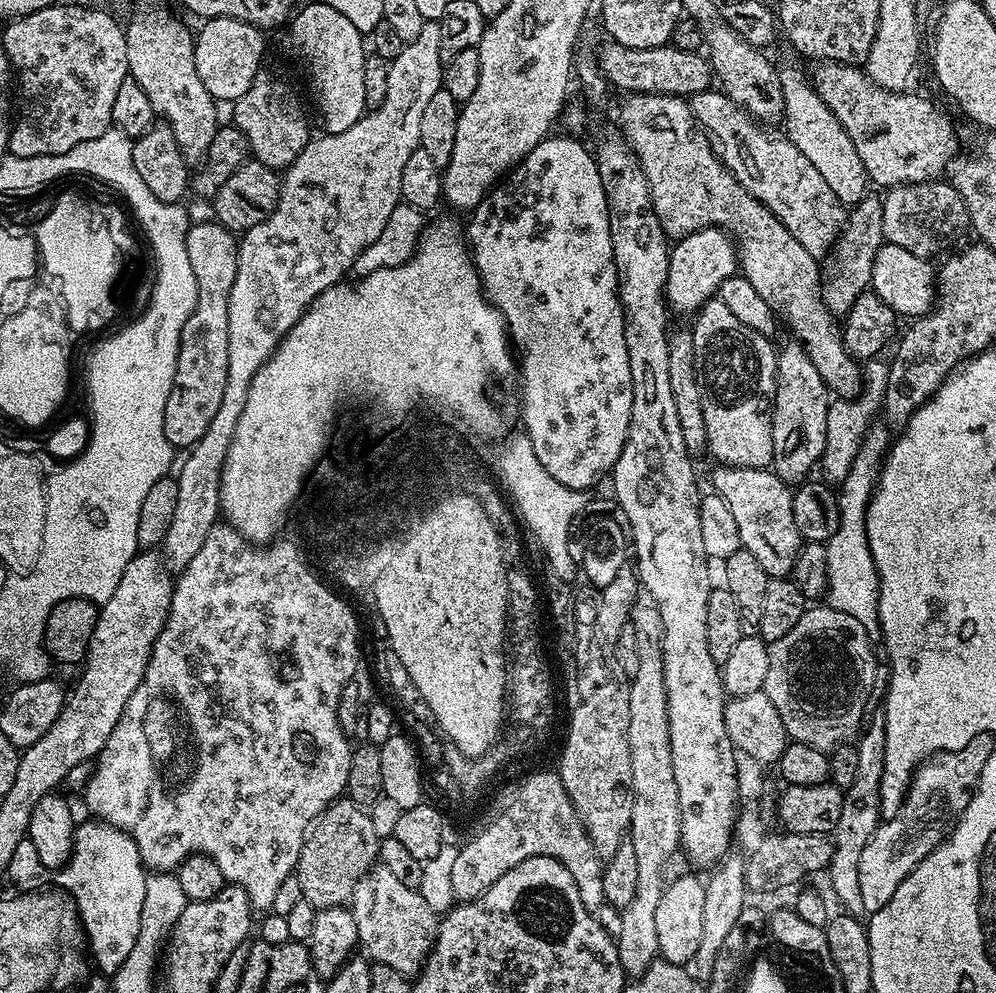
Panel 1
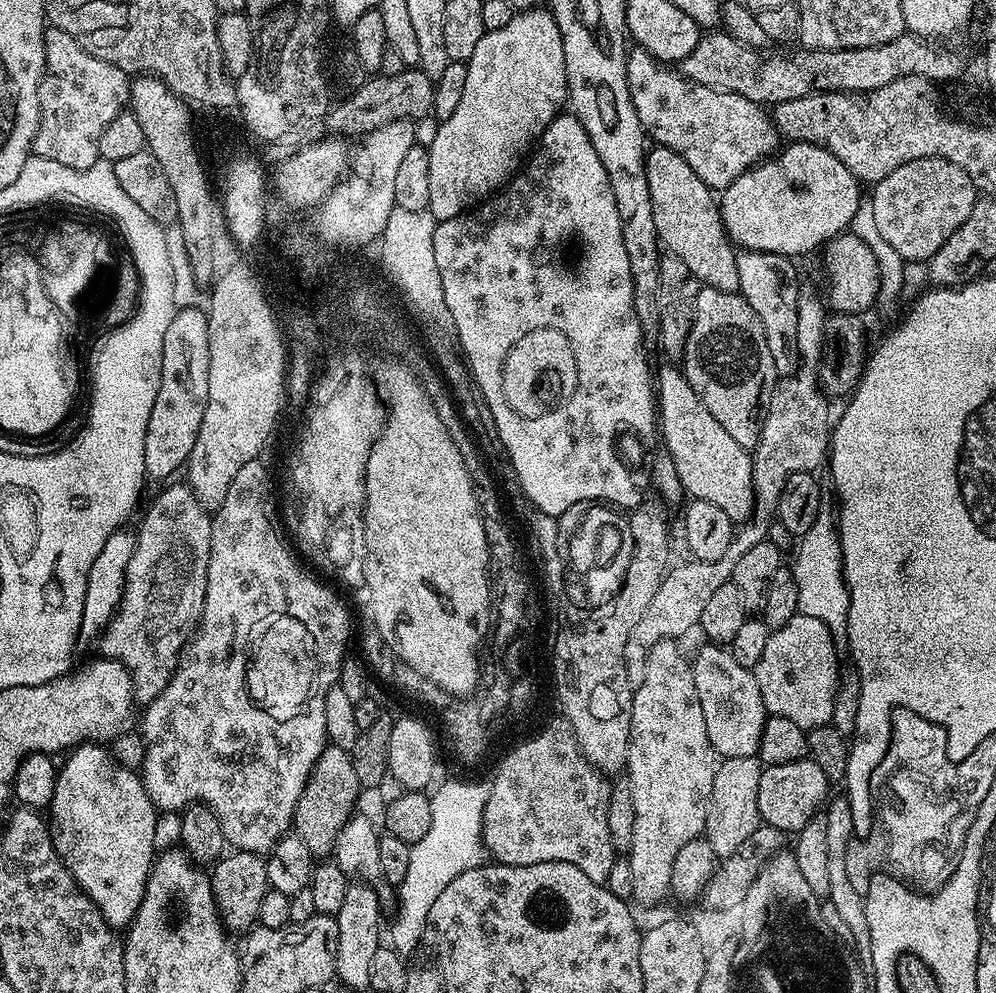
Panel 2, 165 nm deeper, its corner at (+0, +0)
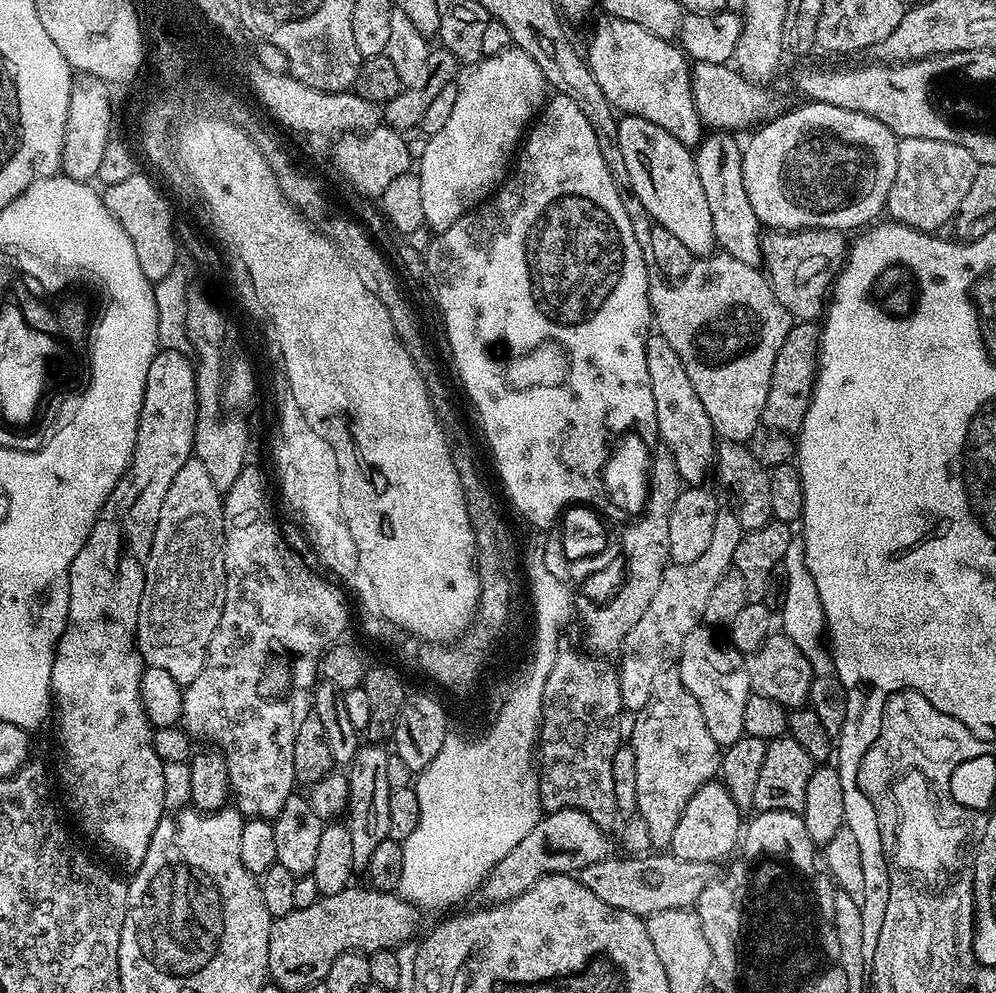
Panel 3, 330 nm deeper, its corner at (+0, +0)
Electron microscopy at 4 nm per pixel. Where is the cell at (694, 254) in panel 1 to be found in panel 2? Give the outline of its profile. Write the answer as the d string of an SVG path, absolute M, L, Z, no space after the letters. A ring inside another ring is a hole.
M792 142L781 147L774 158L753 164L729 188L719 193L720 218L729 240L737 249L750 252L773 252L779 256L797 258L839 236L851 225L862 199L861 181L830 150L817 144Z

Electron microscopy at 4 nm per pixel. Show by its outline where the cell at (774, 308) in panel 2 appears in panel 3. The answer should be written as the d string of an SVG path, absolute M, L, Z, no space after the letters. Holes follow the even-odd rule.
M712 130L696 145L694 155L698 179L706 193L706 203L710 205L710 219L714 222L714 238L719 251L747 264L759 265L762 225L754 214L754 206L750 206L746 182L742 182L744 150L741 141L732 136L735 135L728 130Z

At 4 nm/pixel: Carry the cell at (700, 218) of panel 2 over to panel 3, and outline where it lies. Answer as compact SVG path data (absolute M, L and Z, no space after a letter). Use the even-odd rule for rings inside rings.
M621 115L618 120L618 146L622 146L622 155L626 158L626 170L630 174L627 187L632 189L632 194L638 198L638 202L642 202L644 212L651 216L655 223L670 230L670 234L675 234L691 250L693 257L709 255L717 247L714 222L710 219L710 205L706 203L706 193L702 191L702 182L698 179L693 149L678 142L678 138L662 130L662 126L646 122L646 118L626 115Z

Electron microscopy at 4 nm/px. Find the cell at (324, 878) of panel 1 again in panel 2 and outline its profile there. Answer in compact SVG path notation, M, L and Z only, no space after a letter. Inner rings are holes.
M325 747L318 758L306 786L302 790L302 798L298 798L298 806L294 817L294 832L310 846L313 857L328 858L333 855L338 838L338 830L346 826L348 817L353 815L356 799L362 795L358 777L349 752L341 748Z

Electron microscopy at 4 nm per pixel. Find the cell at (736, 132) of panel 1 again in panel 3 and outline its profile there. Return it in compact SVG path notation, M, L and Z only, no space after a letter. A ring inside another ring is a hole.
M604 18L592 32L588 52L586 48L586 59L589 70L594 74L594 82L598 82L602 94L617 113L646 118L646 122L662 126L662 130L674 134L674 138L678 138L678 142L682 142L687 148L695 149L700 143L702 121L692 97L690 60L673 41L658 38L658 34L650 34L650 30L645 30L643 26L638 26L634 22Z

